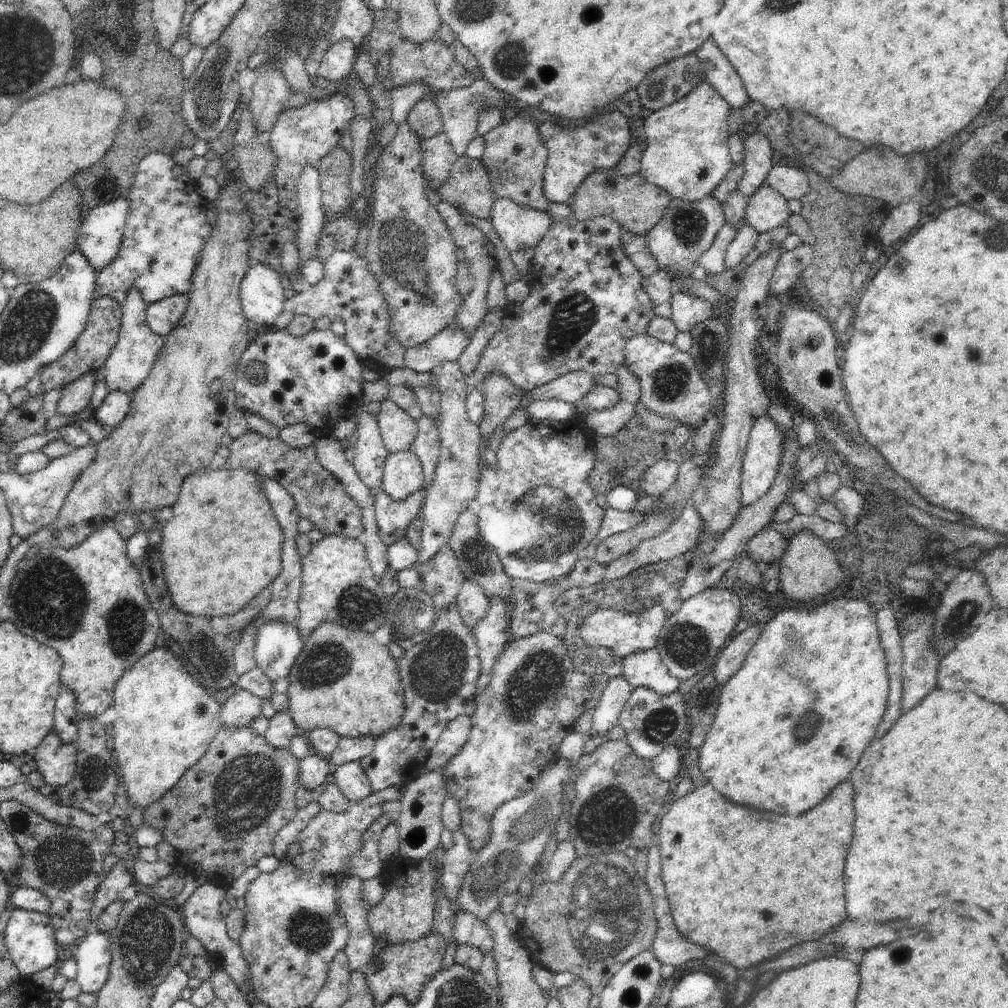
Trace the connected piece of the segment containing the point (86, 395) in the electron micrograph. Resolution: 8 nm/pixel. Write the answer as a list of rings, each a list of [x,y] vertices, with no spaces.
[[[90,371],[77,378],[74,382],[67,384],[57,400],[57,412],[64,416],[72,416],[84,412],[91,401],[94,386],[98,380],[97,371]]]

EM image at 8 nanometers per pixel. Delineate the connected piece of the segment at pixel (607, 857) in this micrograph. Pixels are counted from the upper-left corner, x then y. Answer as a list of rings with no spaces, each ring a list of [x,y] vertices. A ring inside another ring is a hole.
[[[606,853],[597,857],[580,857],[573,860],[568,872],[559,880],[553,883],[548,880],[542,884],[534,892],[534,896],[525,899],[525,920],[520,923],[520,932],[516,934],[518,940],[529,950],[531,959],[534,963],[549,968],[553,973],[562,973],[568,971],[574,973],[578,977],[582,977],[587,981],[592,994],[600,996],[600,993],[606,988],[610,979],[635,956],[641,952],[651,948],[655,932],[657,929],[657,922],[655,912],[653,909],[653,896],[647,887],[647,882],[637,875],[634,861],[630,860],[625,853]]]

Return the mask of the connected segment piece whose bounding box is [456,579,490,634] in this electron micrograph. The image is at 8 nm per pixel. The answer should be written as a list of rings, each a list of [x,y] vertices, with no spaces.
[[[465,579],[463,587],[458,593],[456,604],[464,624],[473,634],[490,605],[487,596],[483,593],[482,587],[471,580]]]

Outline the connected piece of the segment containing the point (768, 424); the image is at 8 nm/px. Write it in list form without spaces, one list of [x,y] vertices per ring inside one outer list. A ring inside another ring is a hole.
[[[768,413],[762,414],[756,419],[755,425],[750,431],[747,449],[743,456],[741,504],[744,507],[755,503],[769,491],[780,468],[783,449],[784,436],[778,423]]]

